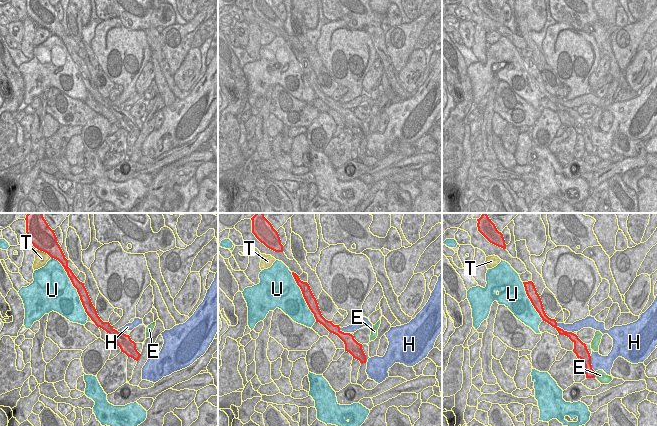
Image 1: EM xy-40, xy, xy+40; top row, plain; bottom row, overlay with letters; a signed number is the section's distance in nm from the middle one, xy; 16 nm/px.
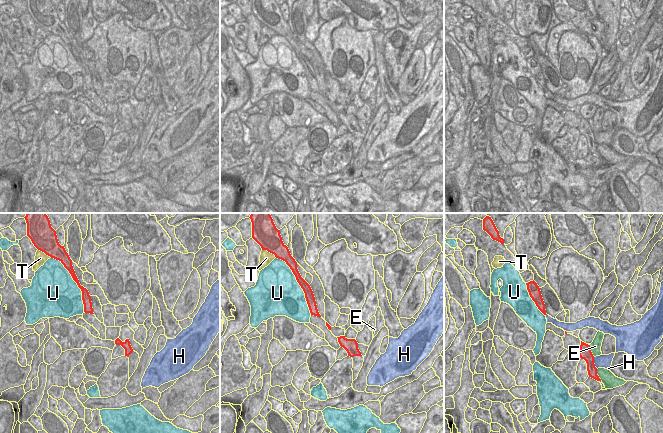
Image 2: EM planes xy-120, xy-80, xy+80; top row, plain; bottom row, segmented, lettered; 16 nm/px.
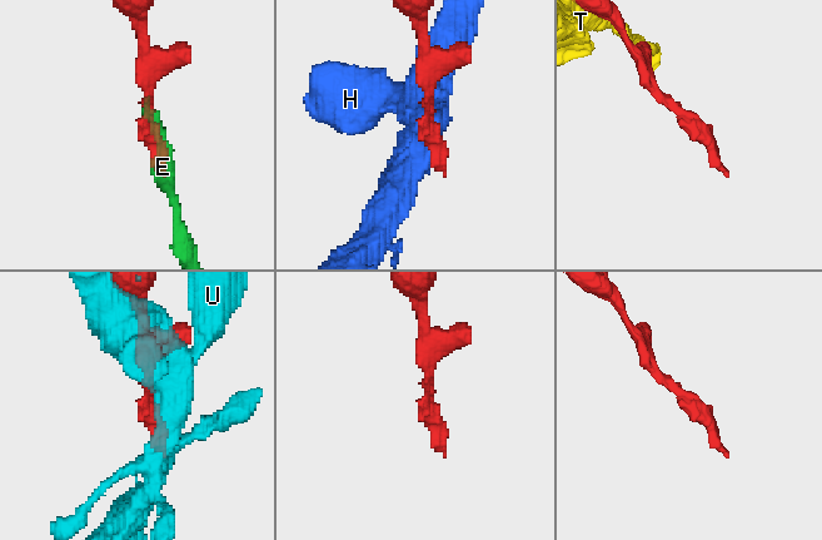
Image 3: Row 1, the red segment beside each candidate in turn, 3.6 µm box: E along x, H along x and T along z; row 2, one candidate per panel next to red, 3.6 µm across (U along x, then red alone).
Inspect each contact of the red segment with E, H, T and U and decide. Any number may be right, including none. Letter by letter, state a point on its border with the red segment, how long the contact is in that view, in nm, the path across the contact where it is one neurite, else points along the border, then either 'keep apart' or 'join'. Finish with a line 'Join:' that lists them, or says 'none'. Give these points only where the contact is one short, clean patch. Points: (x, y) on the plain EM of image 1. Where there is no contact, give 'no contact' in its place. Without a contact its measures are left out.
E: contact xy+40 (594, 151); length 100 nm; keep apart
H: contact xy+40 (563, 106); length 340 nm; keep apart
T: contact xy-40 (45, 28); length 260 nm; keep apart
U: contact xy-40 (73, 61); length 1100 nm; keep apart
Join: none

